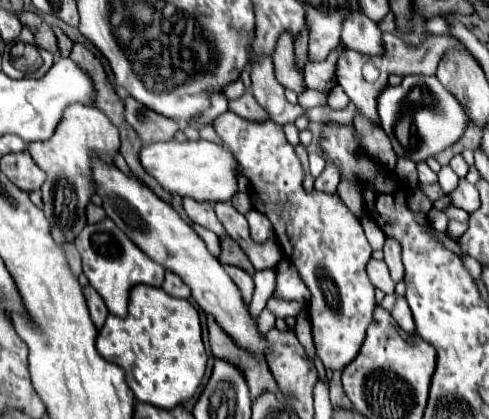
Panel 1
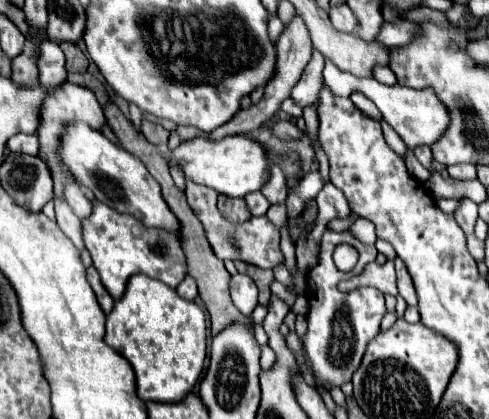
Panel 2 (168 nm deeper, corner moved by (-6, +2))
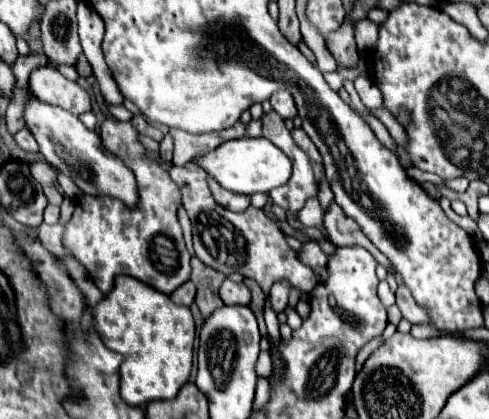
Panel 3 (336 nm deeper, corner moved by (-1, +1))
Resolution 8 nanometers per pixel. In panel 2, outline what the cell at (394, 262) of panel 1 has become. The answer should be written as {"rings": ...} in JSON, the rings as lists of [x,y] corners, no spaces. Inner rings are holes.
{"rings":[[[396,258],[396,274],[398,274],[400,296],[406,300],[408,306],[416,306],[418,298],[416,298],[416,292],[414,292],[414,284],[412,284],[412,278],[410,278],[408,270],[404,268],[404,262],[400,258]]]}

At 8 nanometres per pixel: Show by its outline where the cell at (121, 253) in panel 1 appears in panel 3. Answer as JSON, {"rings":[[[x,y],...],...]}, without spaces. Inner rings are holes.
{"rings":[[[105,119],[101,123],[101,141],[103,145],[123,159],[123,163],[135,173],[139,183],[139,205],[135,209],[127,209],[119,199],[111,197],[93,197],[83,195],[73,211],[71,221],[65,227],[65,245],[71,249],[73,257],[79,259],[93,283],[105,293],[113,289],[117,275],[131,275],[157,291],[169,295],[179,285],[189,279],[189,251],[183,241],[181,225],[177,219],[177,207],[181,203],[179,187],[169,177],[169,167],[161,161],[161,165],[153,163],[149,157],[159,157],[159,153],[147,151],[137,141],[137,131],[131,123],[121,123],[117,119]]]}

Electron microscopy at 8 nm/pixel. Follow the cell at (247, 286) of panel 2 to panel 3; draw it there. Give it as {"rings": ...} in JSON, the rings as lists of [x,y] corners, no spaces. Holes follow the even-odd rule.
{"rings":[[[229,279],[223,281],[219,295],[227,305],[249,305],[251,303],[251,291],[243,283],[233,283]]]}

